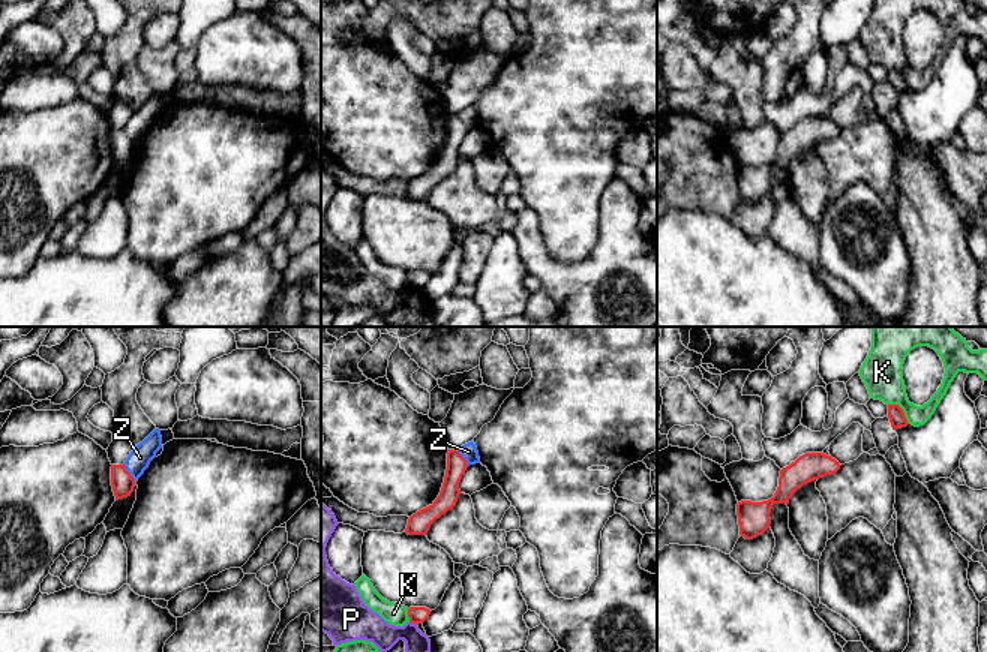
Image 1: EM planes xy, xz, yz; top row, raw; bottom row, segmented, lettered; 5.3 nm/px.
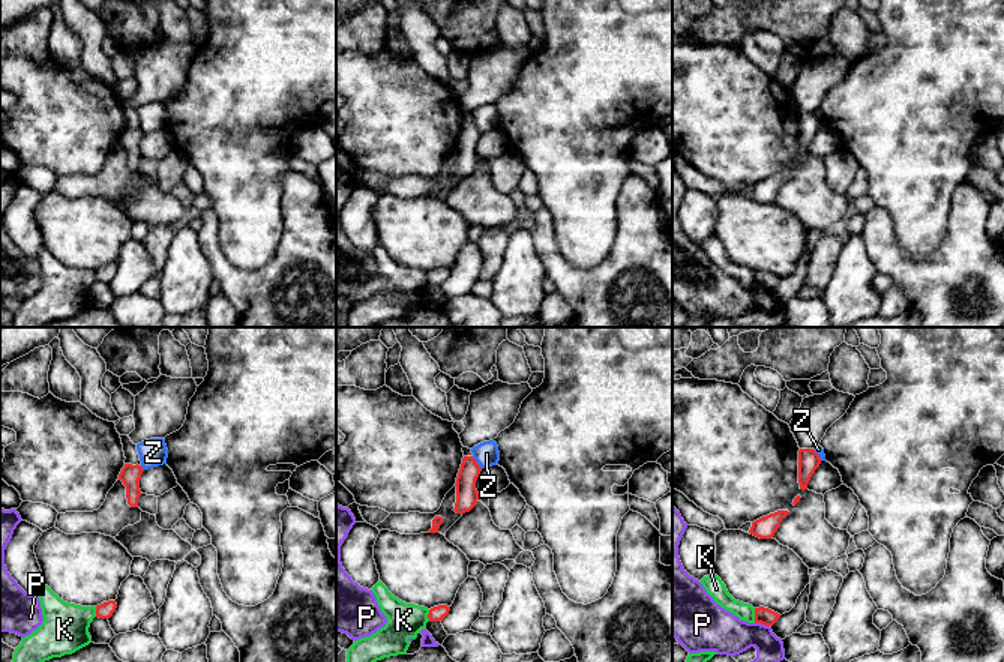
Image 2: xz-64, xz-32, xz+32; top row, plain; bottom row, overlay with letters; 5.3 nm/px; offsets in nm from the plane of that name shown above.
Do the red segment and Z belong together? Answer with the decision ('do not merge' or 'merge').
do not merge

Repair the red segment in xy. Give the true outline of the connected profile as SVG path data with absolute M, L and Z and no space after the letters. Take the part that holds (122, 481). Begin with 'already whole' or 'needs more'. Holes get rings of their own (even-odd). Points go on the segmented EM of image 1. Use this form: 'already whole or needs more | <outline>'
already whole | M124 465L111 466L111 486L116 501L130 496L135 487L135 480L126 471Z

